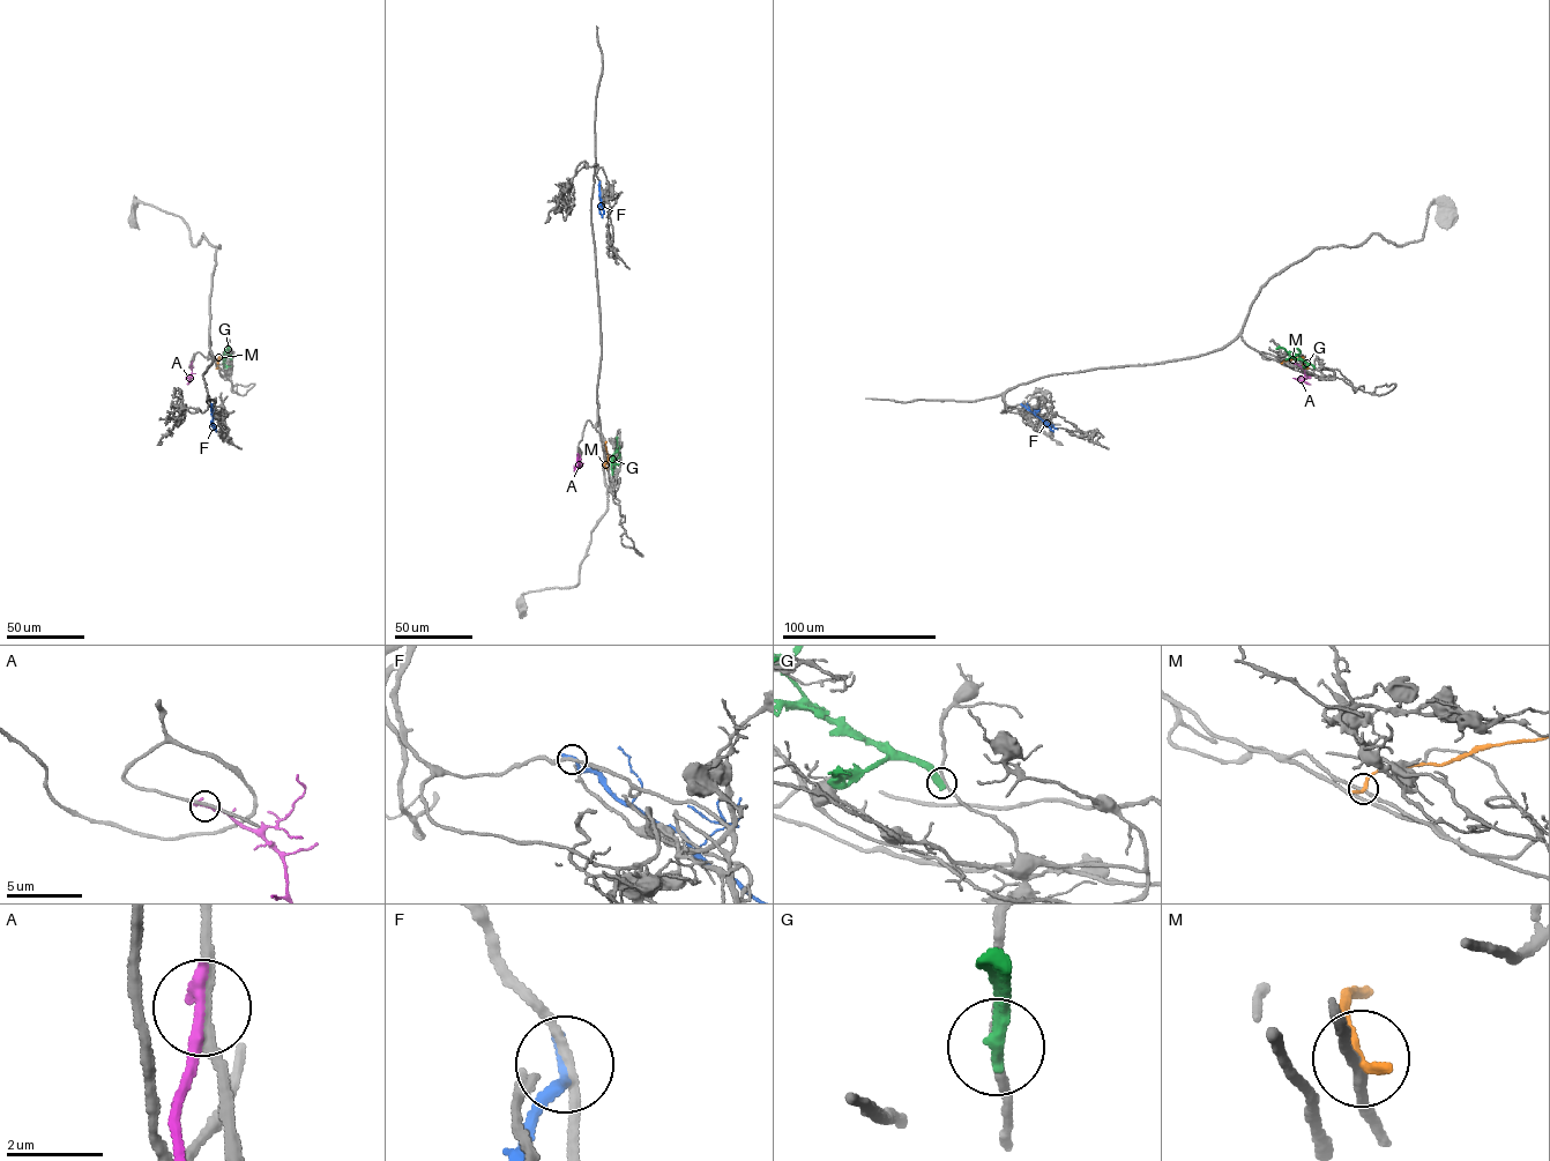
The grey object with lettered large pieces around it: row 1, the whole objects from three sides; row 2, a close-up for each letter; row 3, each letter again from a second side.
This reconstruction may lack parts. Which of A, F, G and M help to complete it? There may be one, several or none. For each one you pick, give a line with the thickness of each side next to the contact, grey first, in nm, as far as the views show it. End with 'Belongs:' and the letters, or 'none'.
M: Thickness 200 nm (grey) against 300 nm
Belongs: M

